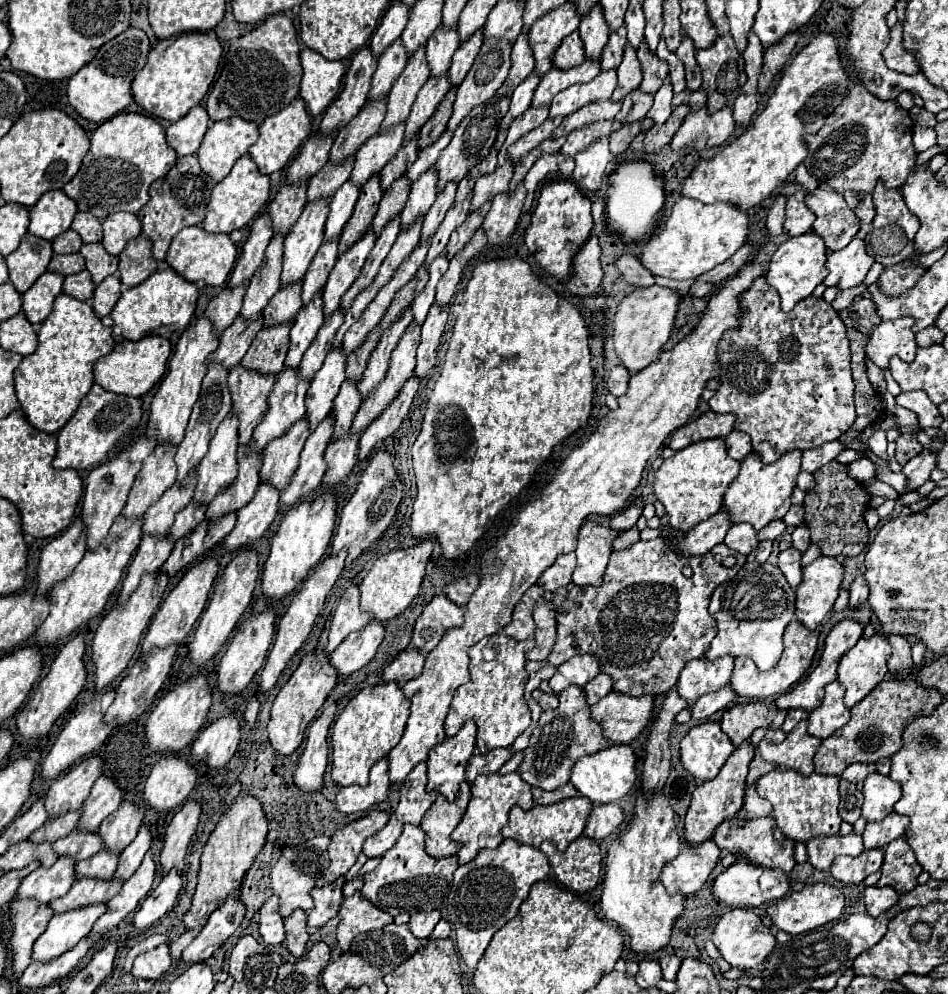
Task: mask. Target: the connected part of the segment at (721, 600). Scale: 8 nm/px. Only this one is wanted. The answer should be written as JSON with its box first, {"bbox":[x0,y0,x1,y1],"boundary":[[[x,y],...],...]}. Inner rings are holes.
{"bbox":[706,561,796,671],"boundary":[[[748,561],[738,575],[722,583],[710,601],[710,613],[718,621],[718,635],[712,639],[706,659],[714,661],[724,655],[750,657],[760,671],[774,667],[784,651],[782,633],[794,619],[796,593],[786,583],[782,571],[772,563]]]}

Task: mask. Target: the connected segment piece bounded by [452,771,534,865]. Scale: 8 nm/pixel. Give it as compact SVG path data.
M512 771L512 773L490 773L490 775L478 775L476 781L472 783L472 799L468 803L468 809L460 821L460 825L454 829L452 839L464 843L462 849L458 851L458 861L460 865L472 861L476 857L476 853L484 847L488 849L496 849L500 845L502 837L502 827L508 823L508 811L514 805L522 805L524 809L532 809L534 807L534 797L532 797L532 787L522 781L520 771Z

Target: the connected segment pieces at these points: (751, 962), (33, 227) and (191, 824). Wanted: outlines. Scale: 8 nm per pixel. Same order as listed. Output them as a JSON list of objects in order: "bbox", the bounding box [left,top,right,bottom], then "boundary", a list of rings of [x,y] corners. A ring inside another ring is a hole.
[{"bbox":[712,909,776,969],"boundary":[[[732,909],[720,917],[720,921],[714,927],[712,943],[718,947],[722,957],[732,965],[740,969],[754,969],[774,951],[776,937],[772,935],[770,927],[762,923],[762,919],[752,909]]]},{"bbox":[28,191,78,241],"boundary":[[[48,191],[30,209],[28,233],[52,241],[56,235],[68,231],[78,207],[64,191]]]},{"bbox":[160,801,200,875],"boundary":[[[196,801],[184,803],[184,807],[172,817],[166,835],[164,835],[164,847],[160,853],[160,865],[164,875],[172,869],[182,873],[184,857],[188,851],[188,843],[196,831],[198,817],[200,817],[200,805]]]}]

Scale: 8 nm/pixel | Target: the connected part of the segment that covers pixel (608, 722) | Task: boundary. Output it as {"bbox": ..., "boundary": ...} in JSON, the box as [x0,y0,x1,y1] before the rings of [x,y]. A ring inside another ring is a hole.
{"bbox":[592,691,654,743],"boundary":[[[618,691],[602,697],[592,705],[592,717],[604,727],[604,735],[612,743],[632,743],[652,721],[654,697],[630,697]]]}

